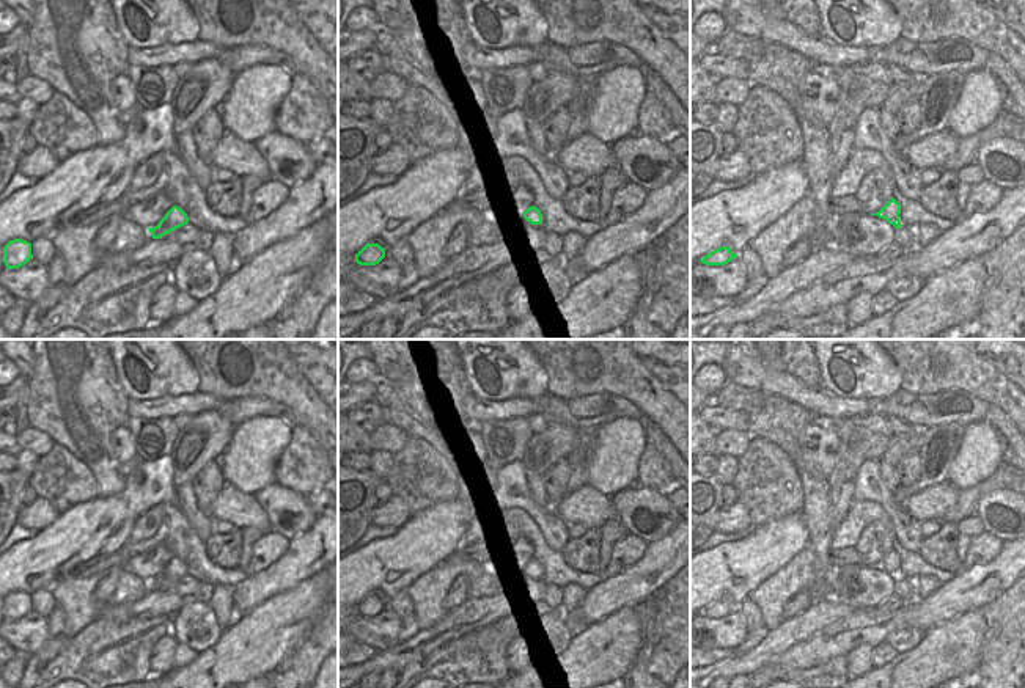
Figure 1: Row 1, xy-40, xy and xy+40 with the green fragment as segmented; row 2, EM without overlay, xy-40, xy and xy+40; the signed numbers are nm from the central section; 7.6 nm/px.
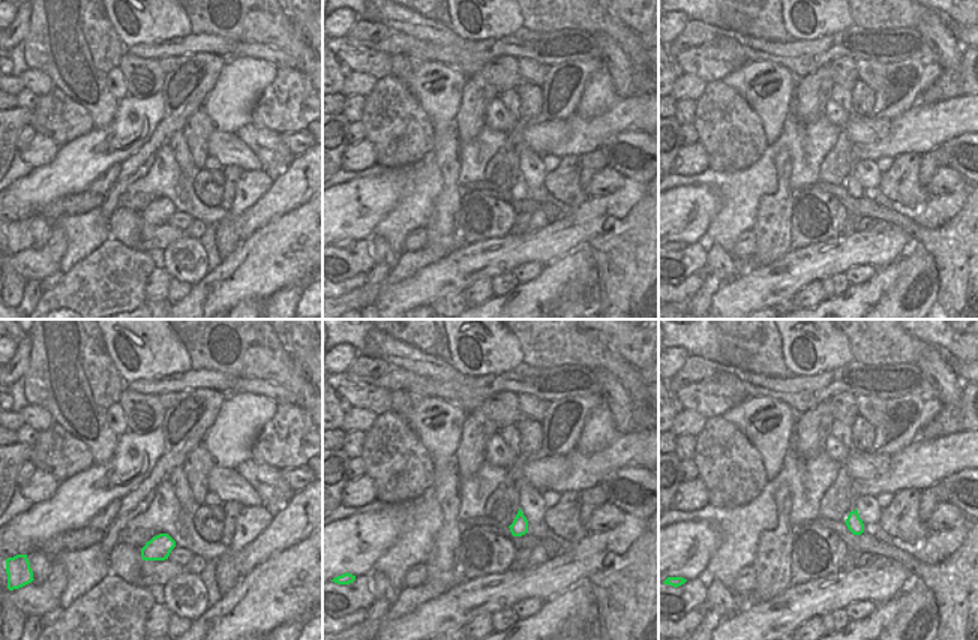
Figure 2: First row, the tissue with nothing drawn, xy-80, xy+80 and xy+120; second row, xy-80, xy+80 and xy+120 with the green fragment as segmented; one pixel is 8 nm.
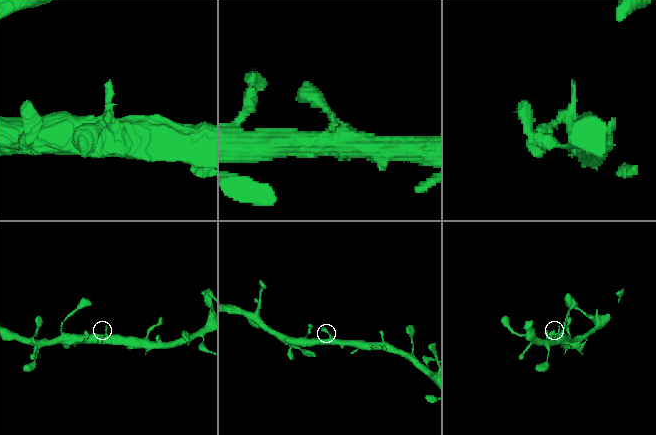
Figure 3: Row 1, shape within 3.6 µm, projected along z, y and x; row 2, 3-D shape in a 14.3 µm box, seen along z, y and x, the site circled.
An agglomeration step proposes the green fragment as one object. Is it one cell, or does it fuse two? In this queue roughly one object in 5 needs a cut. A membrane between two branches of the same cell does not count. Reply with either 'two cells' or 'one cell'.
one cell

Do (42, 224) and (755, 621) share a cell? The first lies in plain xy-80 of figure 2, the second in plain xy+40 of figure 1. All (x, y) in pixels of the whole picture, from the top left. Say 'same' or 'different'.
same

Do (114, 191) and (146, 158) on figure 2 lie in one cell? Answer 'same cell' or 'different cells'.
same cell

